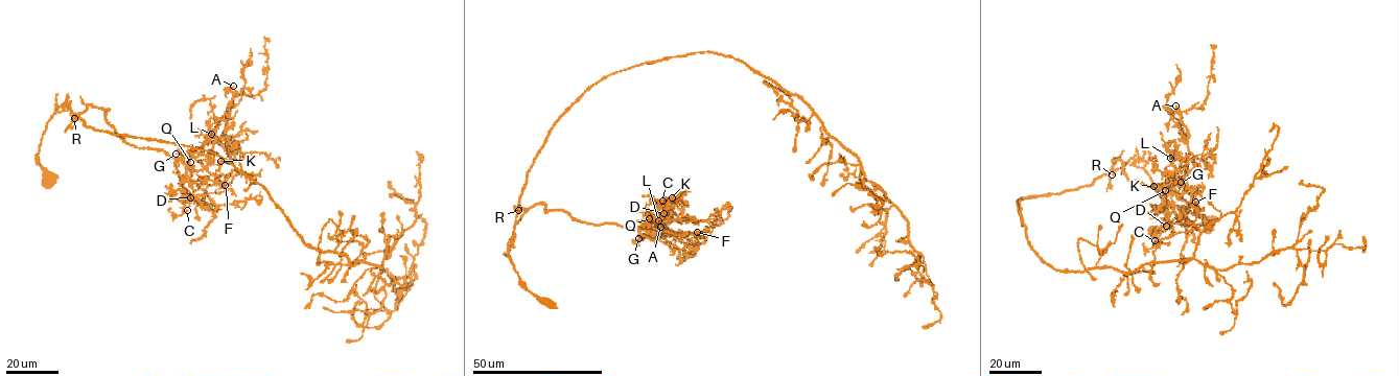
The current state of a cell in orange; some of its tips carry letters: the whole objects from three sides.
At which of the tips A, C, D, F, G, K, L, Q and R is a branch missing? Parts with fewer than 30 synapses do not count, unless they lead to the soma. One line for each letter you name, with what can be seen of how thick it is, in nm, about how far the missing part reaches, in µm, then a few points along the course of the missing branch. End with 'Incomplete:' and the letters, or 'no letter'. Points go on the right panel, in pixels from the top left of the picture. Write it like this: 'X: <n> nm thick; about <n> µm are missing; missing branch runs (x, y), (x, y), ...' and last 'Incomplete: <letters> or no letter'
G: 200 nm thick; about 10 µm are missing; missing branch runs (1181, 182), (1181, 202)
Incomplete: G

